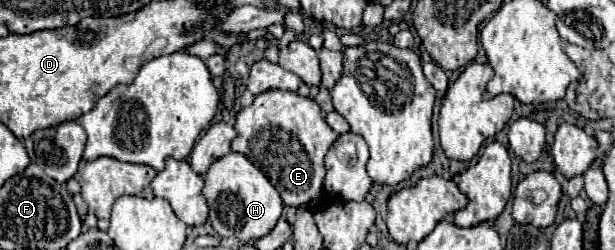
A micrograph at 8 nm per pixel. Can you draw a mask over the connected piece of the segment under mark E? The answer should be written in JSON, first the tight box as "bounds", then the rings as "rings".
{"bounds":[231,89,337,207],"rings":[[[279,89],[259,93],[255,101],[243,107],[235,117],[235,131],[237,137],[231,149],[243,153],[269,177],[287,207],[307,205],[321,195],[325,179],[323,159],[337,135],[327,125],[325,113],[315,99]]]}

